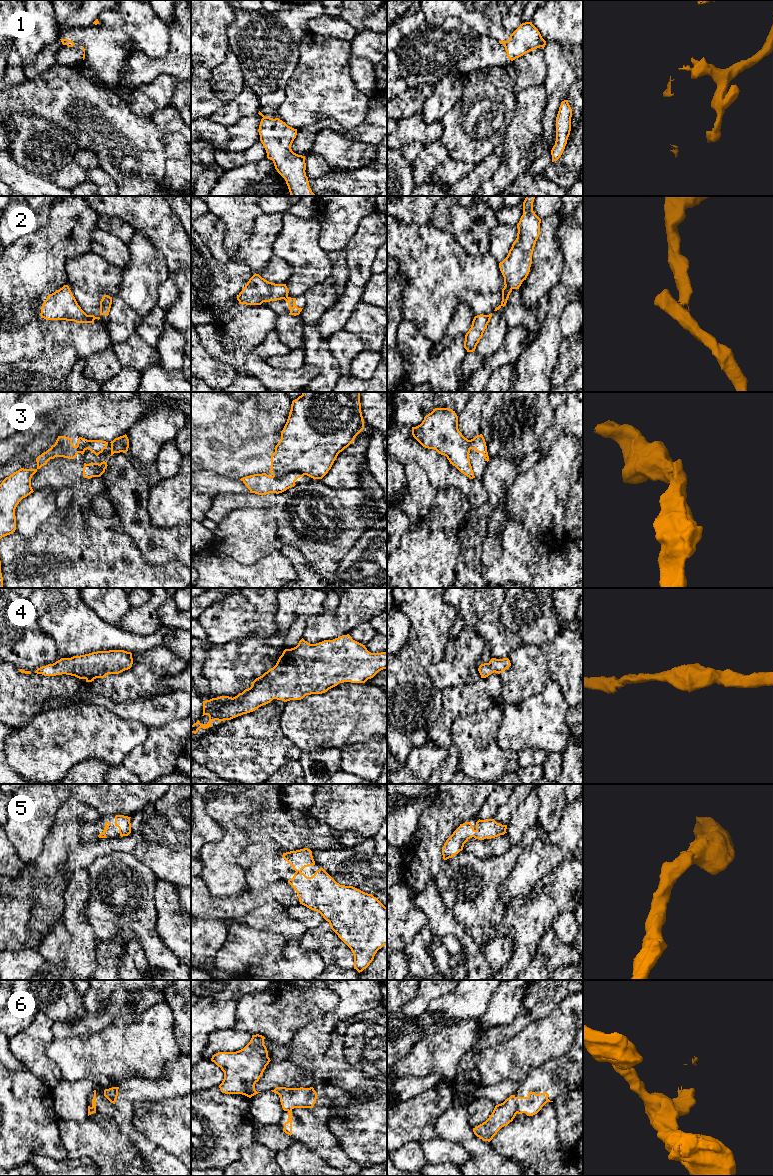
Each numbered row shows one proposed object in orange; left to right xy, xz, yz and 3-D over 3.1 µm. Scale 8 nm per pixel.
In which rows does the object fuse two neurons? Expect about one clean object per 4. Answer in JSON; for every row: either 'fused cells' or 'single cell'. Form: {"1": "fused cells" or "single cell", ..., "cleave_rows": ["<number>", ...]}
{"1": "fused cells", "2": "fused cells", "3": "single cell", "4": "single cell", "5": "single cell", "6": "fused cells", "cleave_rows": ["1", "2", "6"]}

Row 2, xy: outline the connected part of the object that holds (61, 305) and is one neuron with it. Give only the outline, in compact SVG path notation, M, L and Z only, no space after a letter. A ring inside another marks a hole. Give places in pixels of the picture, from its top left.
M68 285L49 294L41 307L41 318L90 323L88 315L78 305Z

